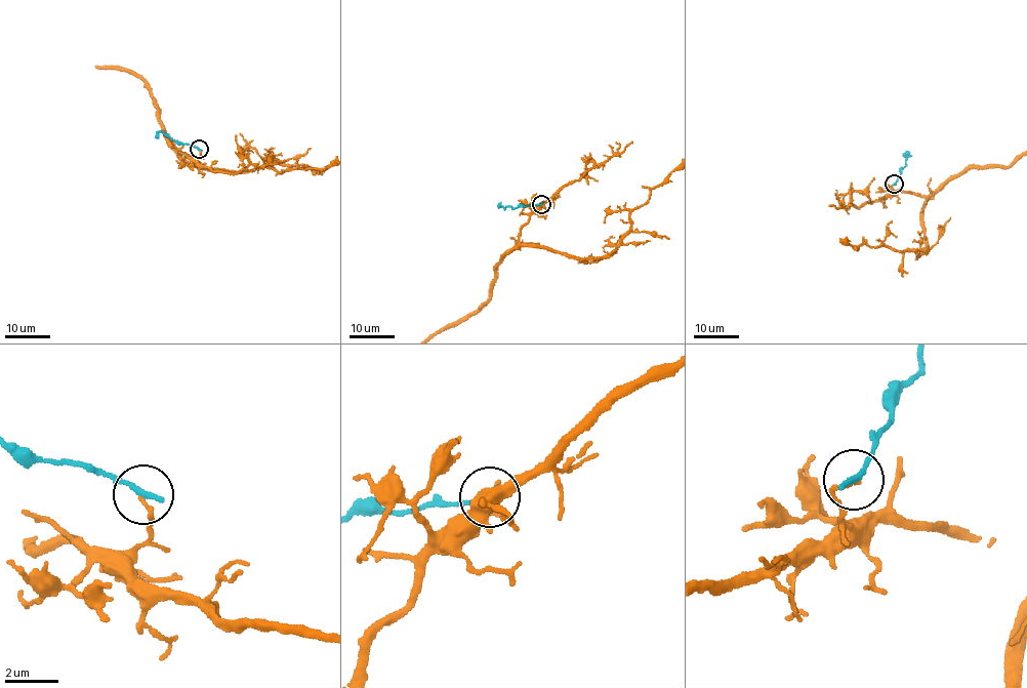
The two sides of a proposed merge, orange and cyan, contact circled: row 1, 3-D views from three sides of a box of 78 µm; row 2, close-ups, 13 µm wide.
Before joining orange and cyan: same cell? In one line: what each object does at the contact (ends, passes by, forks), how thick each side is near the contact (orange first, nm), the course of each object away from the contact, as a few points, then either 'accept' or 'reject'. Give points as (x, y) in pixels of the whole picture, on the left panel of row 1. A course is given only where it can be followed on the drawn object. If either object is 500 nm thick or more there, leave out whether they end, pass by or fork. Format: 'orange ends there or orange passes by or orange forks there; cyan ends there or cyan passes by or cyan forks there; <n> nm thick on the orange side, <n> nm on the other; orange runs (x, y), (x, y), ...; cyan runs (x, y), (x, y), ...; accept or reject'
orange ends there; cyan ends there; 130 nm thick on the orange side, 240 nm on the other; cyan runs (199, 149), (177, 144), (162, 131), (158, 137); reject

